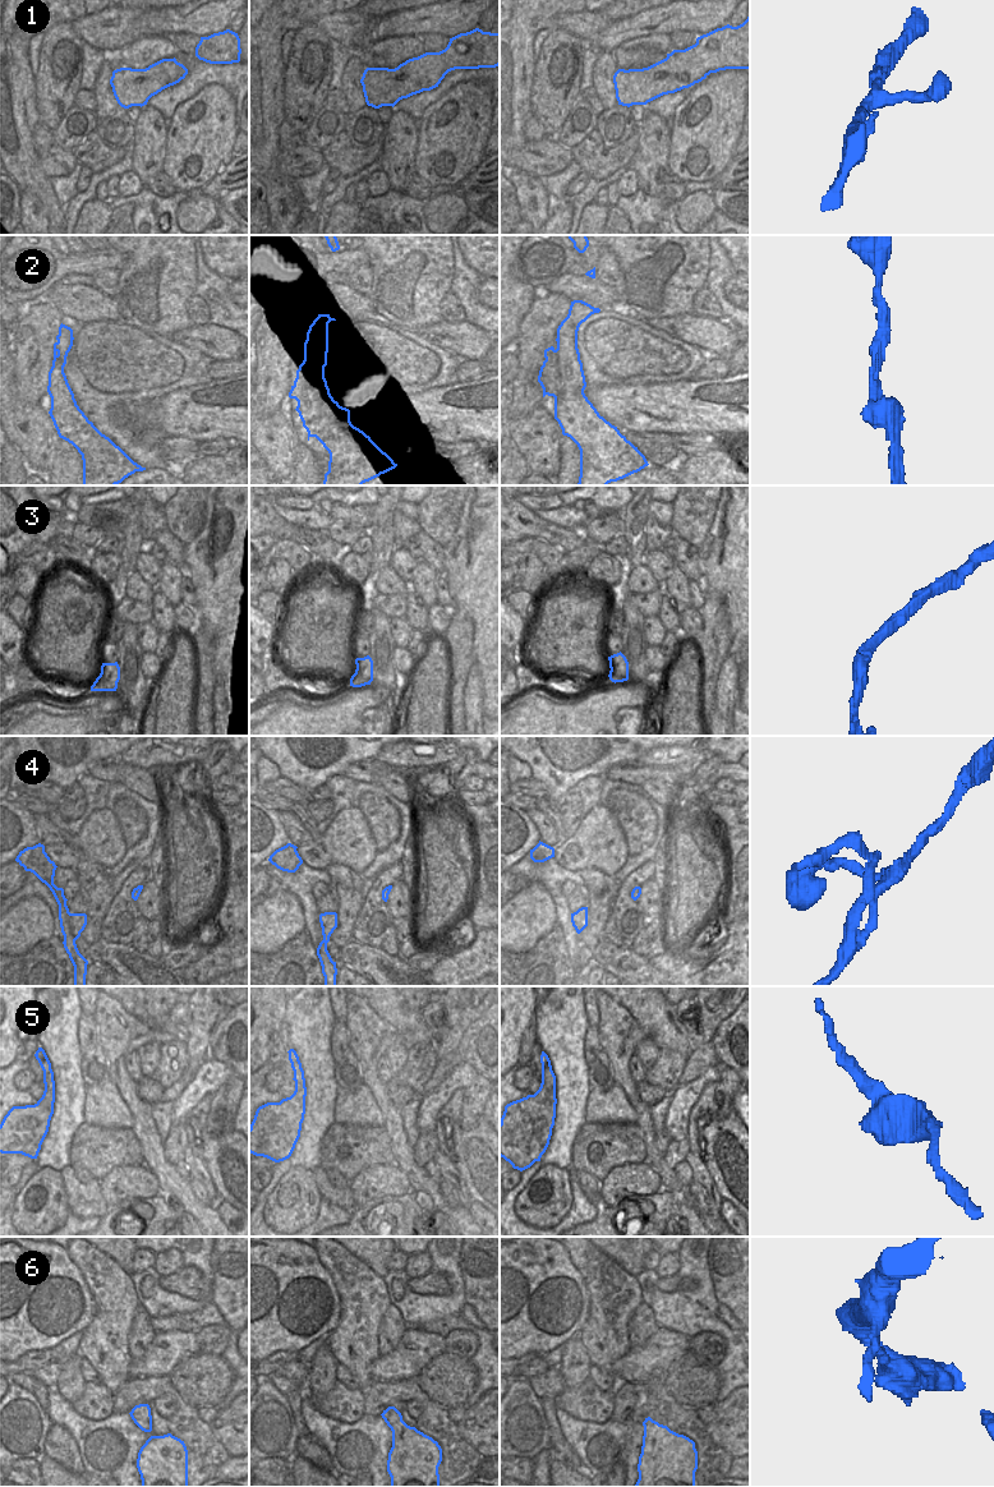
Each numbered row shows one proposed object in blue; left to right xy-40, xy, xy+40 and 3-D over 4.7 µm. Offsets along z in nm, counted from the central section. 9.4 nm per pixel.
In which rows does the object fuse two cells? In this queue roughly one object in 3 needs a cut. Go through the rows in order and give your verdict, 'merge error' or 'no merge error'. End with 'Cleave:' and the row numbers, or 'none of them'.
1: no merge error
2: no merge error
3: no merge error
4: no merge error
5: no merge error
6: no merge error
Cleave: none of them

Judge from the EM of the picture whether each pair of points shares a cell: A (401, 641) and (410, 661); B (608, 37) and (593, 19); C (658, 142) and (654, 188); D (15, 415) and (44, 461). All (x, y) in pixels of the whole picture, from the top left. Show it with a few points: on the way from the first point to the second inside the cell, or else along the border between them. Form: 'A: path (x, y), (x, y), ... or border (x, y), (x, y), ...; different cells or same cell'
A: border (396, 647), (405, 649); different cells
B: border (611, 22), (587, 42); different cells
C: path (654, 153), (654, 176); same cell
D: path (18, 427), (37, 450); same cell

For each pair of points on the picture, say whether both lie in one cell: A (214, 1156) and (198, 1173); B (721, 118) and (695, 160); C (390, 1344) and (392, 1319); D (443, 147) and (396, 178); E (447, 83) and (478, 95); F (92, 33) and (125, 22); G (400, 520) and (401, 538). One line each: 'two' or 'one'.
A: two
B: one
C: one
D: two
E: two
F: one
G: one

